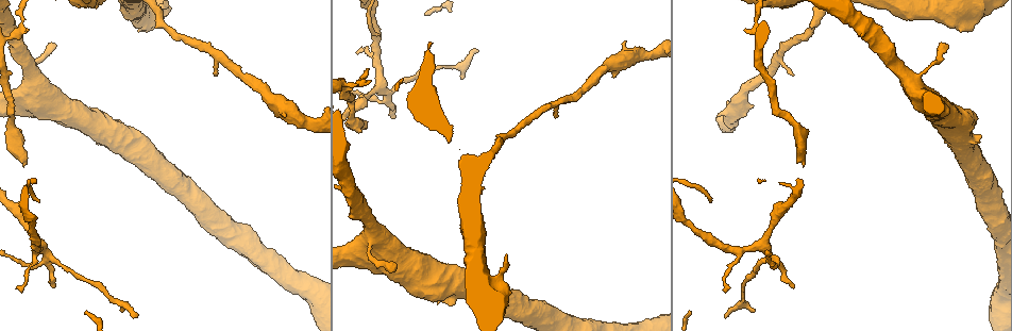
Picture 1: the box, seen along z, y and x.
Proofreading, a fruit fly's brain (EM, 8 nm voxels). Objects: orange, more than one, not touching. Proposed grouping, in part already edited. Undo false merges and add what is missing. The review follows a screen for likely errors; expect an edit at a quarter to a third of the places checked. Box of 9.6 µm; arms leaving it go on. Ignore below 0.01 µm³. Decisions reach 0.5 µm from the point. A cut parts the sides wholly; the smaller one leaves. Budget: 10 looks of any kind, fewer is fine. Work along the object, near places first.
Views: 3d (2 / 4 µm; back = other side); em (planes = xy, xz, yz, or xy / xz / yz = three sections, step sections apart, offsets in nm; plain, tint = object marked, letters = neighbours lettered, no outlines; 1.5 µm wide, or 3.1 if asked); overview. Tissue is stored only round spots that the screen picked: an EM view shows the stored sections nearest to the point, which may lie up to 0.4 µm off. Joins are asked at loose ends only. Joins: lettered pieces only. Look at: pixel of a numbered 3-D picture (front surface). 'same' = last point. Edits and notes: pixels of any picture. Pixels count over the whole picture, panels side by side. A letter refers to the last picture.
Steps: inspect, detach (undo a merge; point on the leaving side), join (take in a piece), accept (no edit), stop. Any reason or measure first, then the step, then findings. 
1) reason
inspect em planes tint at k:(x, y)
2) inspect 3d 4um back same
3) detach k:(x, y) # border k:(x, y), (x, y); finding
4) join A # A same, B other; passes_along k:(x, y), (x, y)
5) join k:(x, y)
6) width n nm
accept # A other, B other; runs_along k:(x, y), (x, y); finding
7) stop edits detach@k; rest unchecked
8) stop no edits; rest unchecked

branch stops here
inspect 3d 2um at 1:(361, 49)

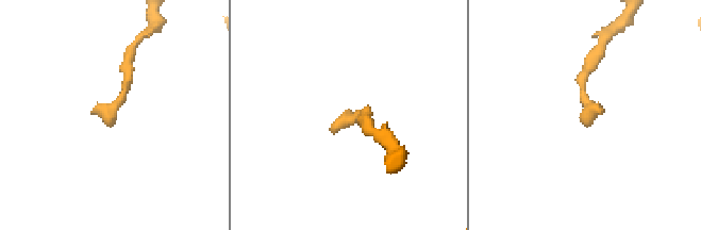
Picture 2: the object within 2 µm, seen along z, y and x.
inspect em planes letters at 2:(348, 117)

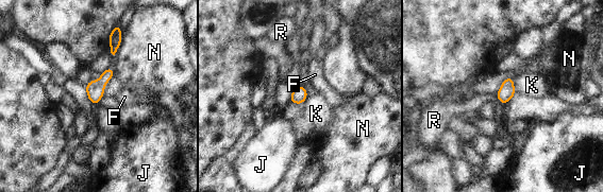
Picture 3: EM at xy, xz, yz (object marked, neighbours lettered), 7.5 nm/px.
longest_contact N 190 nm
accept # F other, J other, K other, N other, R other; border 3:(103, 93), (97, 104); no lettered piece goes on from it

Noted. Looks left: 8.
tapers out
inspect em planes letters at 1:(792, 286)

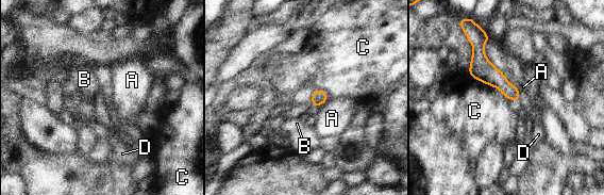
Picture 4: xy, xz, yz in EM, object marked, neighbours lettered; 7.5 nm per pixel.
longest_contact C 220 nm
accept # A other, B other, C other, D other; runs_along 4:(480, 42), (480, 61), (516, 97); none of them fits

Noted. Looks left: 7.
an open end
inspect em planes tint at 1:(791, 74)

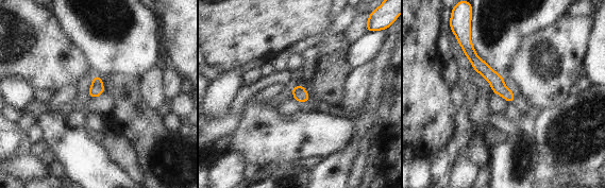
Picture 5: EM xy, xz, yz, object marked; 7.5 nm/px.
what lies round it
inspect em planes letters same

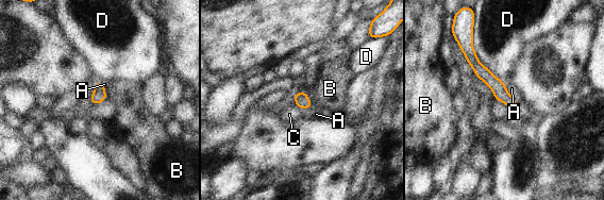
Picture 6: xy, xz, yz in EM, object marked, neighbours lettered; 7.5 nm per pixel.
longest_contact D 440 nm
accept # A other, B other, C other, D other; no lettered piece goes on from it

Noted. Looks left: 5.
inspect em planes tint at 1:(10, 38)

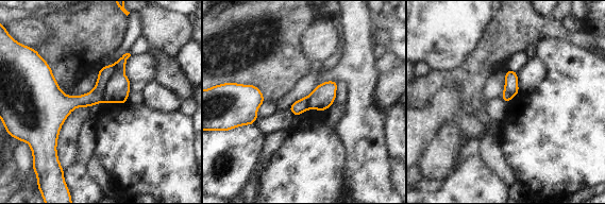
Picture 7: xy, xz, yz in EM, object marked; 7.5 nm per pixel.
see the neighbours
inspect em planes letters same

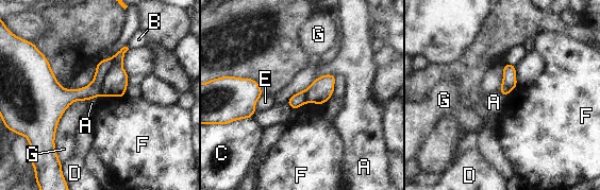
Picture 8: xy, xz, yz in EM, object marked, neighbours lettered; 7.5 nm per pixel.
width 110 nm; longest_contact G 500 nm
detach 8:(92, 90) # A other, B other, C other, D other, E other, F other, G other; two neurons meet here

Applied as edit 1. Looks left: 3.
stop edits detach@8; rest unchecked

